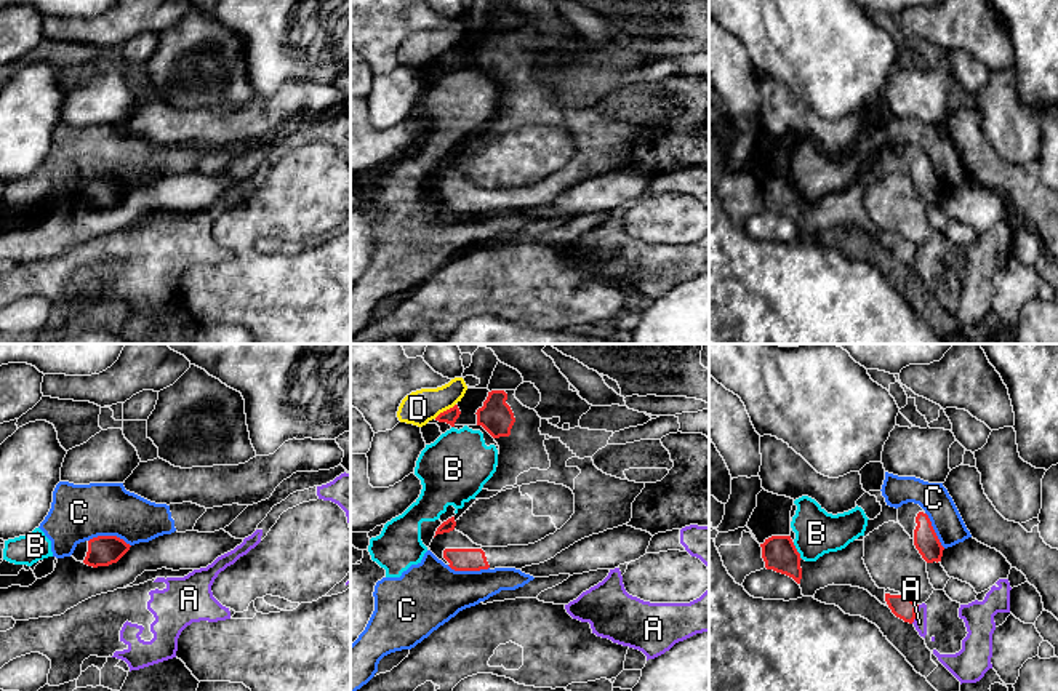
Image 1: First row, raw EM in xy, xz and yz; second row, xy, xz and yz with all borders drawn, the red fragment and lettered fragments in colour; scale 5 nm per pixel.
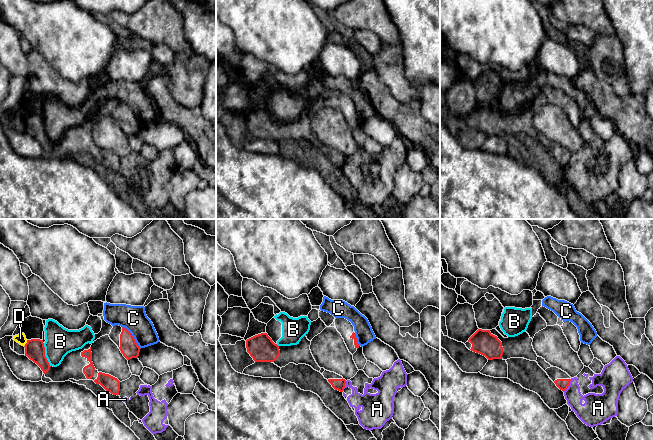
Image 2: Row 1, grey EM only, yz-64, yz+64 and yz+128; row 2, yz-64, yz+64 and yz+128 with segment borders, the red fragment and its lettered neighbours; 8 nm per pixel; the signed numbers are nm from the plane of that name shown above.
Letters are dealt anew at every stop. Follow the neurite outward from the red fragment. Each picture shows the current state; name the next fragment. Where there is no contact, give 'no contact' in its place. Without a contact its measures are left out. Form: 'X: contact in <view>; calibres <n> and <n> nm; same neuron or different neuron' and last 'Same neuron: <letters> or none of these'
A: contact in yz; calibres 110 and 70 nm; different neuron
B: contact in yz; calibres 170 and 220 nm; different neuron
C: contact in xy; calibres 160 and 280 nm; different neuron
D: contact in xz; calibres 70 and 170 nm; different neuron
Same neuron: none of these

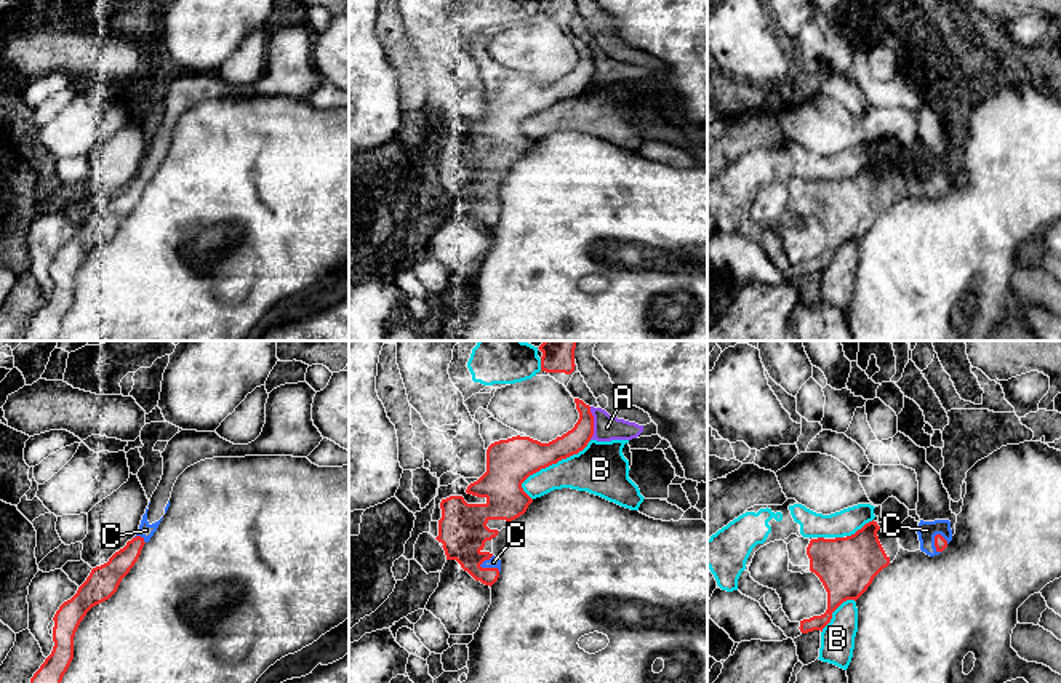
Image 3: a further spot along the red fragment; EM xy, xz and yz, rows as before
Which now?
A: contact in xz; calibres 120 and 130 nm; different neuron
B: contact in xz; calibres 240 and 260 nm; different neuron
C: contact in xz; calibres 240 and 60 nm; same neuron
Same neuron: C

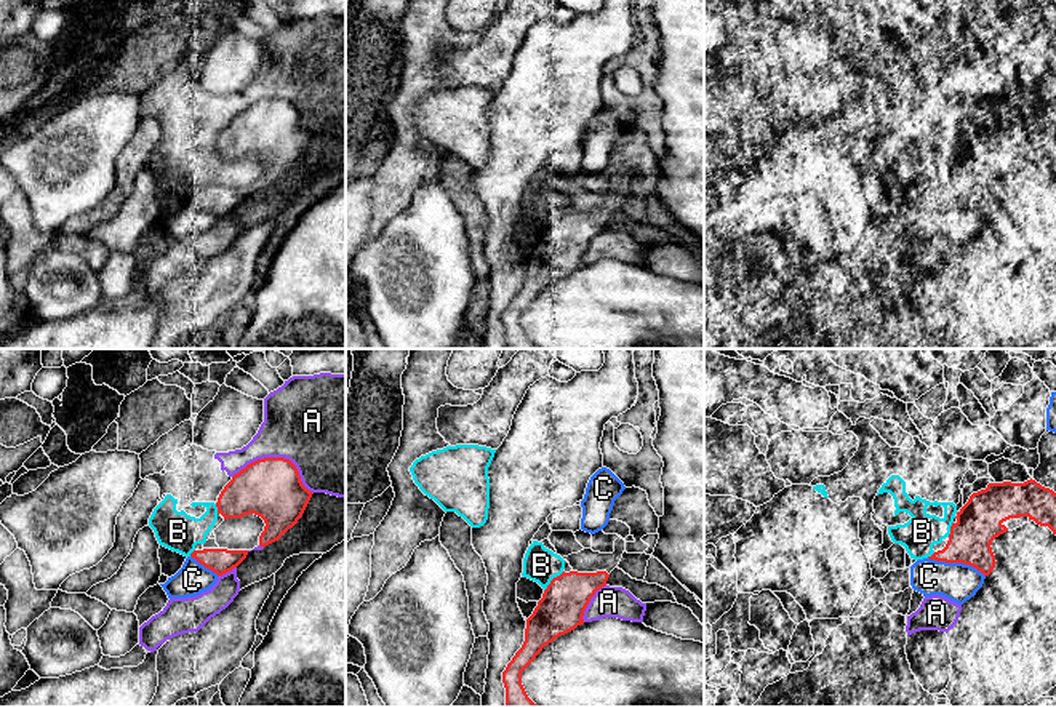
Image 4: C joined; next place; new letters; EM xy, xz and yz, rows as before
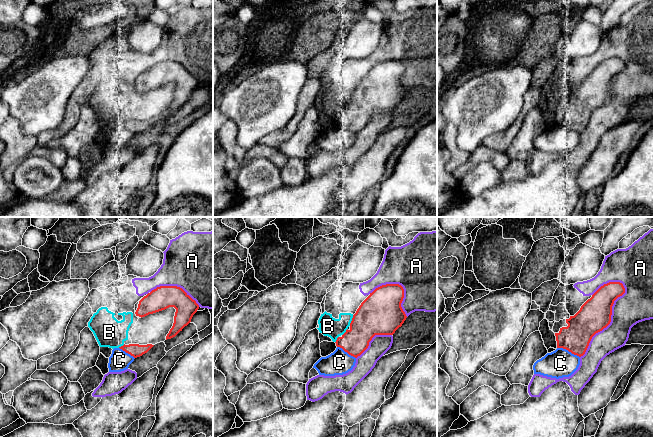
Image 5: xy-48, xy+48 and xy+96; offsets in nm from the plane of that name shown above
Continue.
A: contact in xy; calibres 300 and 440 nm; different neuron
B: contact in xz; calibres 240 and 180 nm; different neuron
C: contact in yz; calibres 220 and 190 nm; different neuron
Same neuron: none of these

